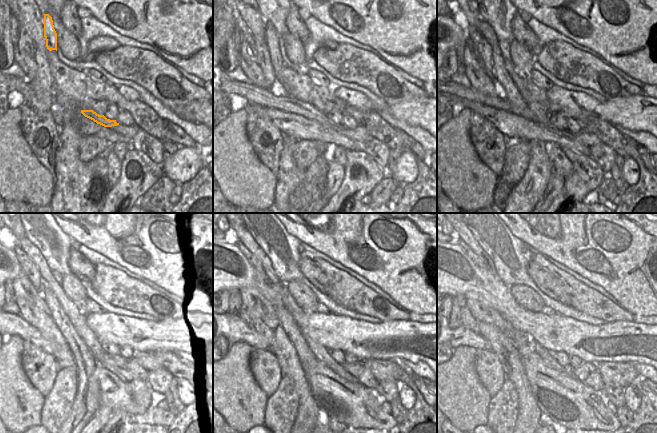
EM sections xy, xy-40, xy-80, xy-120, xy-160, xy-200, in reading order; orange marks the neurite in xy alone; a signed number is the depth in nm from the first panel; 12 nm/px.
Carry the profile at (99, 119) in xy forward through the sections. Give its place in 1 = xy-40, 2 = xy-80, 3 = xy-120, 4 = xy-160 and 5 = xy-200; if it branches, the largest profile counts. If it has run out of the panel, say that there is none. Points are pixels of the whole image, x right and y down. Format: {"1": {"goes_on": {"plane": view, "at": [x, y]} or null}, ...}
{"1": {"goes_on": {"plane": "xy-40", "at": [294, 106]}}, "2": {"goes_on": {"plane": "xy-80", "at": [517, 105]}}, "3": {"goes_on": {"plane": "xy-120", "at": [81, 354]}}, "4": {"goes_on": {"plane": "xy-160", "at": [304, 353]}}, "5": {"goes_on": {"plane": "xy-200", "at": [524, 343]}}}

